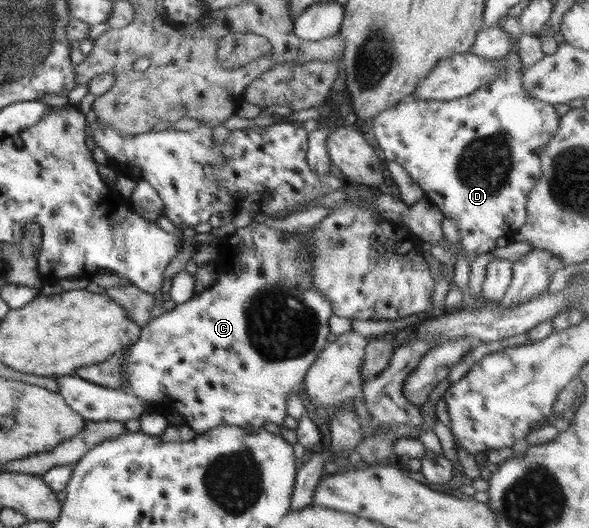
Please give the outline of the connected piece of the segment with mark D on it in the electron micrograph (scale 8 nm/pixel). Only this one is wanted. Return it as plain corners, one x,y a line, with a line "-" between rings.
509,17
503,22
502,29
510,34
514,48
501,58
506,64
489,85
451,100
403,100
378,114
372,121
373,134
383,150
385,161
391,160
403,166
424,190
425,198
445,217
457,221
464,252
479,255
493,250
496,240
507,236
511,230
517,232
527,220
528,194
541,178
540,150
554,137
560,121
555,105
537,100
524,91
523,69
516,52
516,44
523,35
518,17

